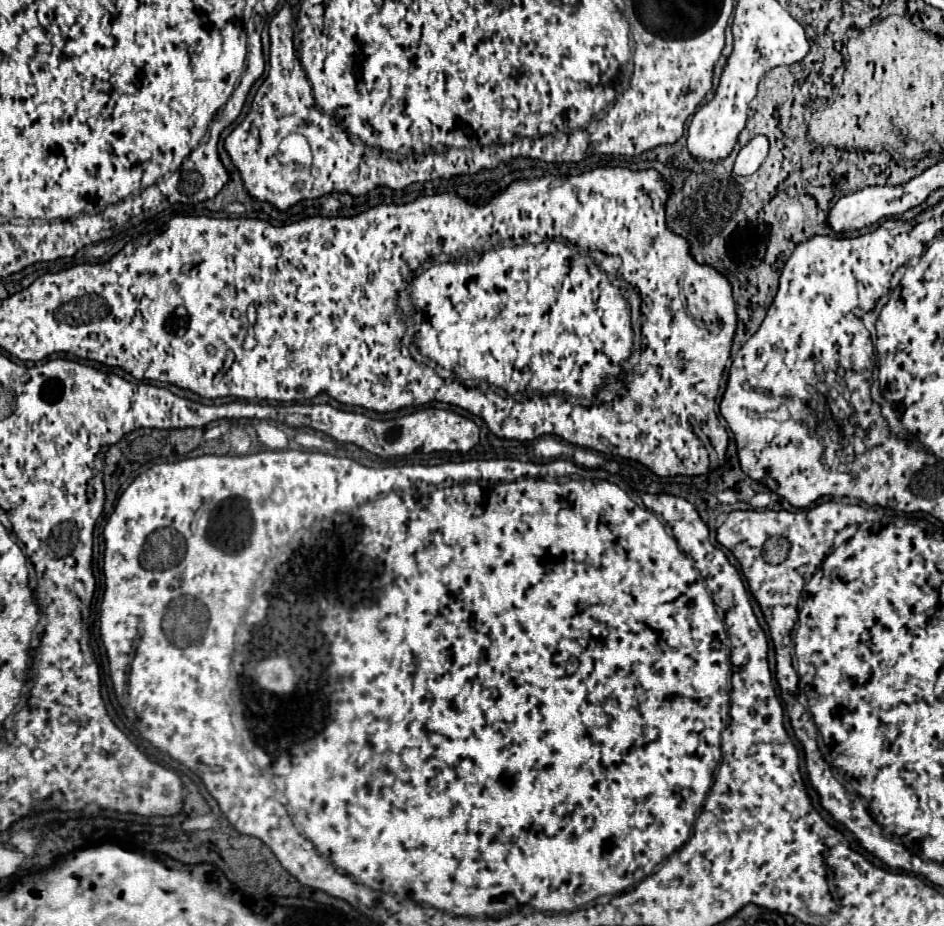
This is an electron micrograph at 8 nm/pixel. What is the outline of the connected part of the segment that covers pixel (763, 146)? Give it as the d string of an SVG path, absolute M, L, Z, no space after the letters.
M757 135L753 137L737 155L737 161L733 165L733 173L735 175L741 175L741 177L747 177L747 175L753 175L761 163L765 161L767 157L767 151L769 151L769 141L767 137L763 135Z

